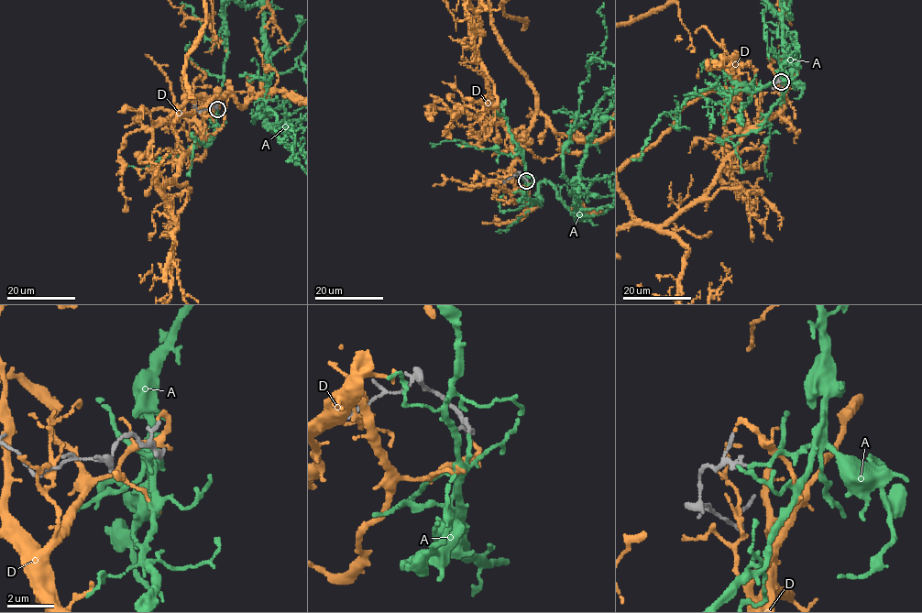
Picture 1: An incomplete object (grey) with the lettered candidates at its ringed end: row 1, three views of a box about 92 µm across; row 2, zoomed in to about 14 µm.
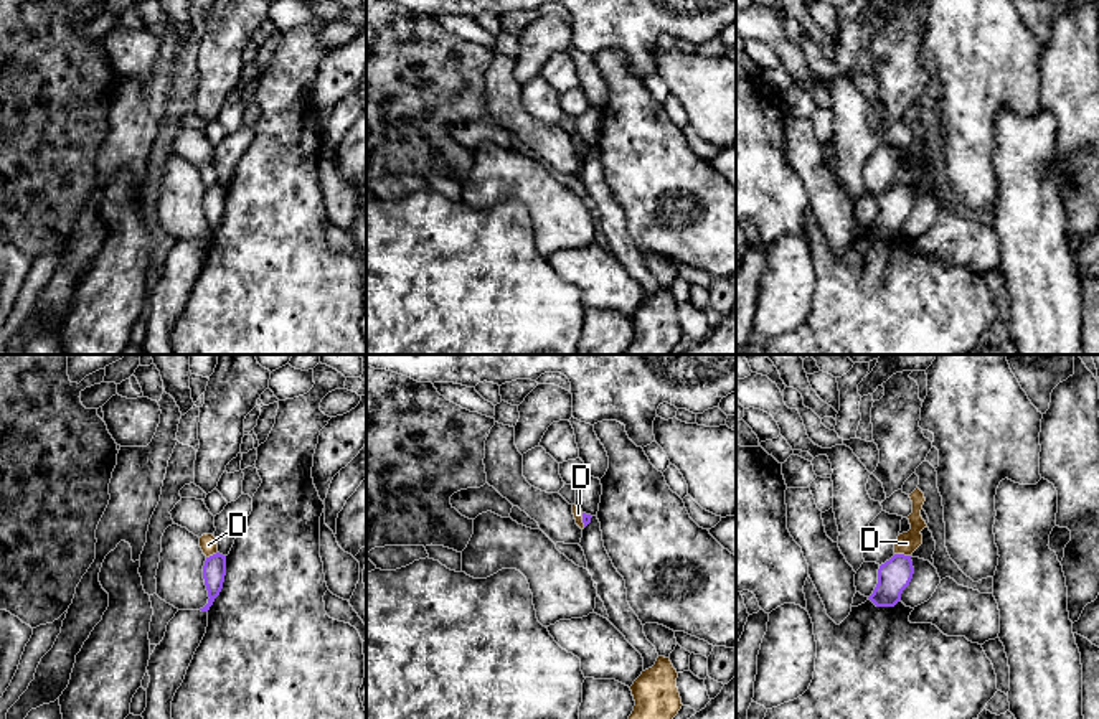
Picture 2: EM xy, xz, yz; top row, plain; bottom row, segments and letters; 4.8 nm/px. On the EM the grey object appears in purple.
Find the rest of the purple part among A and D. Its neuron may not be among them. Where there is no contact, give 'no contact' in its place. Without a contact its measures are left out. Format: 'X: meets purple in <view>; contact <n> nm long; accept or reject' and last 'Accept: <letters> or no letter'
A: no contact; accept
D: meets purple in yz; contact 80 nm long; reject
Accept: A

